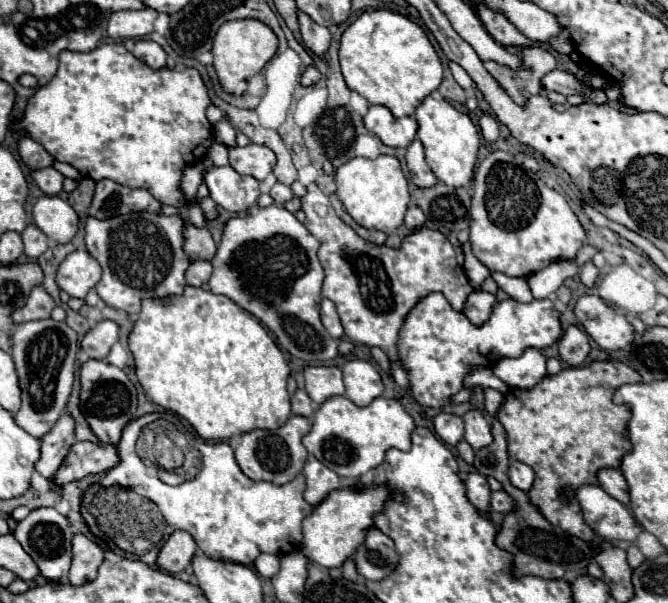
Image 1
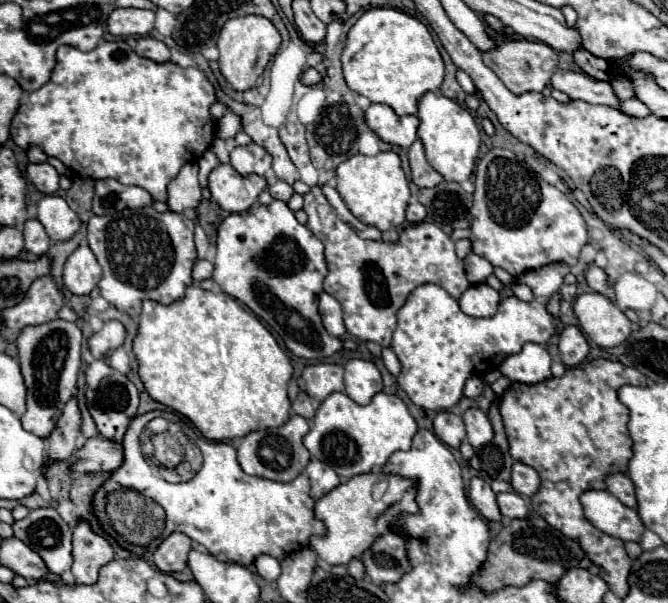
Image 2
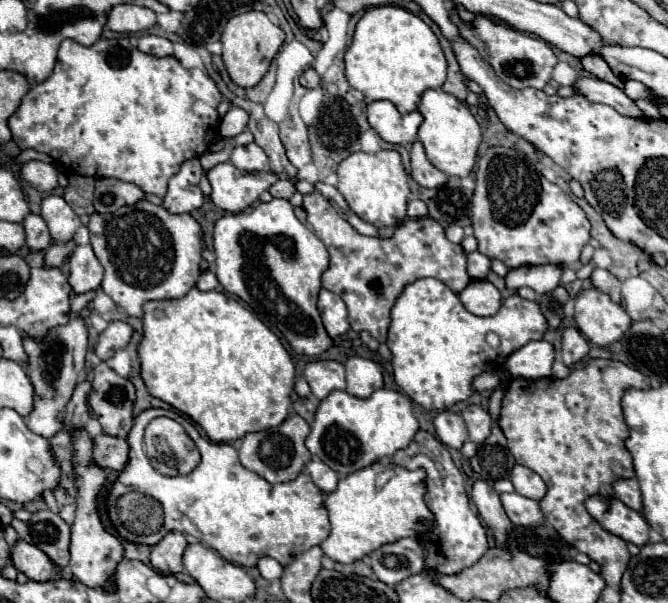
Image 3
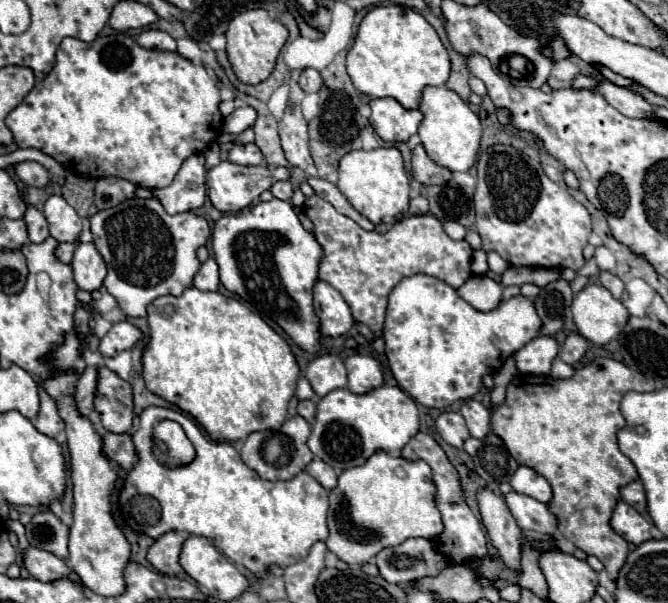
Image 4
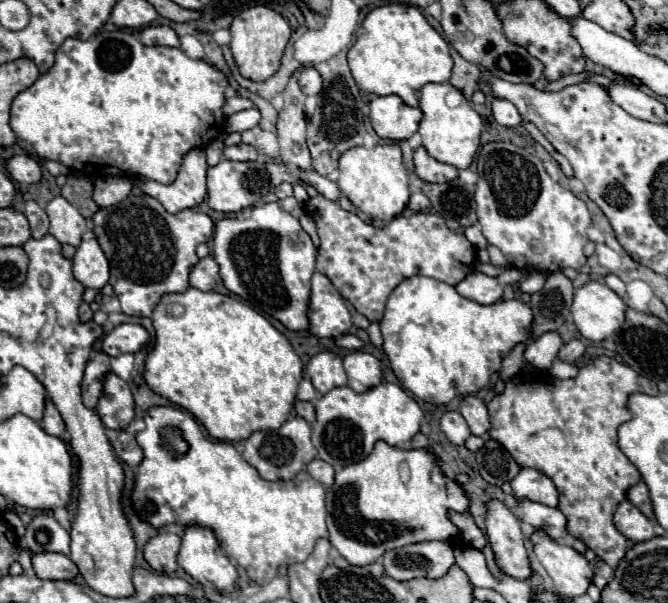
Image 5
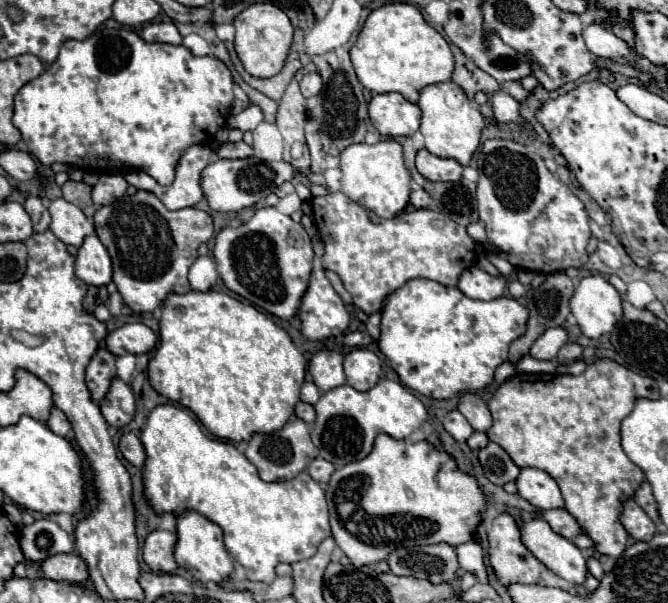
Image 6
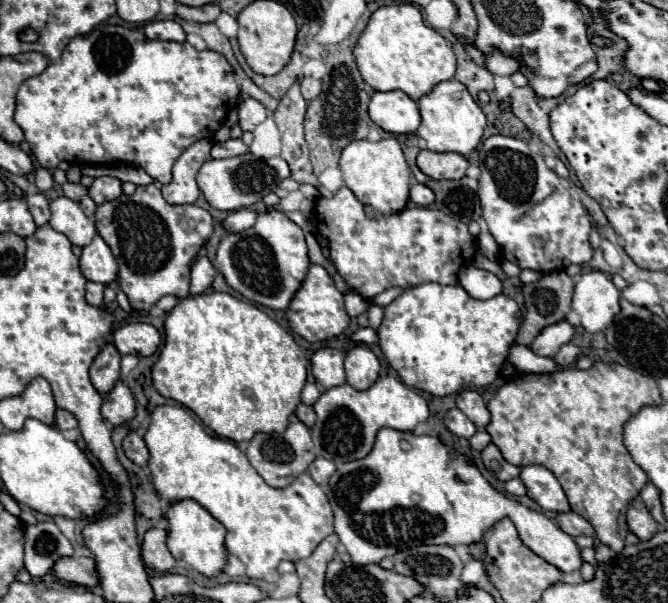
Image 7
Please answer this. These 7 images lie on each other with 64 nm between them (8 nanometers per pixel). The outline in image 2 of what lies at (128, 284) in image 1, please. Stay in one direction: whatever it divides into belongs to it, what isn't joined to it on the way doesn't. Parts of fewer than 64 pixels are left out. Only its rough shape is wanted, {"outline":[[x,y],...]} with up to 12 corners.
{"outline":[[126,208],[92,214],[100,294],[132,318],[184,298],[194,220]]}

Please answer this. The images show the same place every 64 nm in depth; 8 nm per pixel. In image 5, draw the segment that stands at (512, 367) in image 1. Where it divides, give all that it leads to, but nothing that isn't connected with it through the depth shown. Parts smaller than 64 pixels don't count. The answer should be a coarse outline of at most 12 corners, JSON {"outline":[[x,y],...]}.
{"outline":[[546,332],[530,340],[524,352],[528,364],[546,370],[558,356],[562,338]]}

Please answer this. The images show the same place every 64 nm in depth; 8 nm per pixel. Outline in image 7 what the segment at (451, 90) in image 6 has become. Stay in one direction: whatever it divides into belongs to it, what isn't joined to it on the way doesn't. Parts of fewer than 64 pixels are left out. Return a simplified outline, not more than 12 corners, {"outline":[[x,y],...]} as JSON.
{"outline":[[458,80],[418,100],[432,152],[468,156],[486,116]]}

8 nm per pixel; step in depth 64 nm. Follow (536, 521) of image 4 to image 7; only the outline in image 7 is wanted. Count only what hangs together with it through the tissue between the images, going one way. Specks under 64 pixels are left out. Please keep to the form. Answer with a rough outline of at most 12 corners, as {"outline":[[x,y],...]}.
{"outline":[[574,512],[558,514],[566,534],[596,536],[592,524]]}

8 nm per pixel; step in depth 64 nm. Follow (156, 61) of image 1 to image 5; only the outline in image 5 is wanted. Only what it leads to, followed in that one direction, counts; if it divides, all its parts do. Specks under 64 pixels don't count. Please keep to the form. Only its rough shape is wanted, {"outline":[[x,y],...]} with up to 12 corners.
{"outline":[[148,26],[140,32],[146,46],[180,46],[170,26]]}

